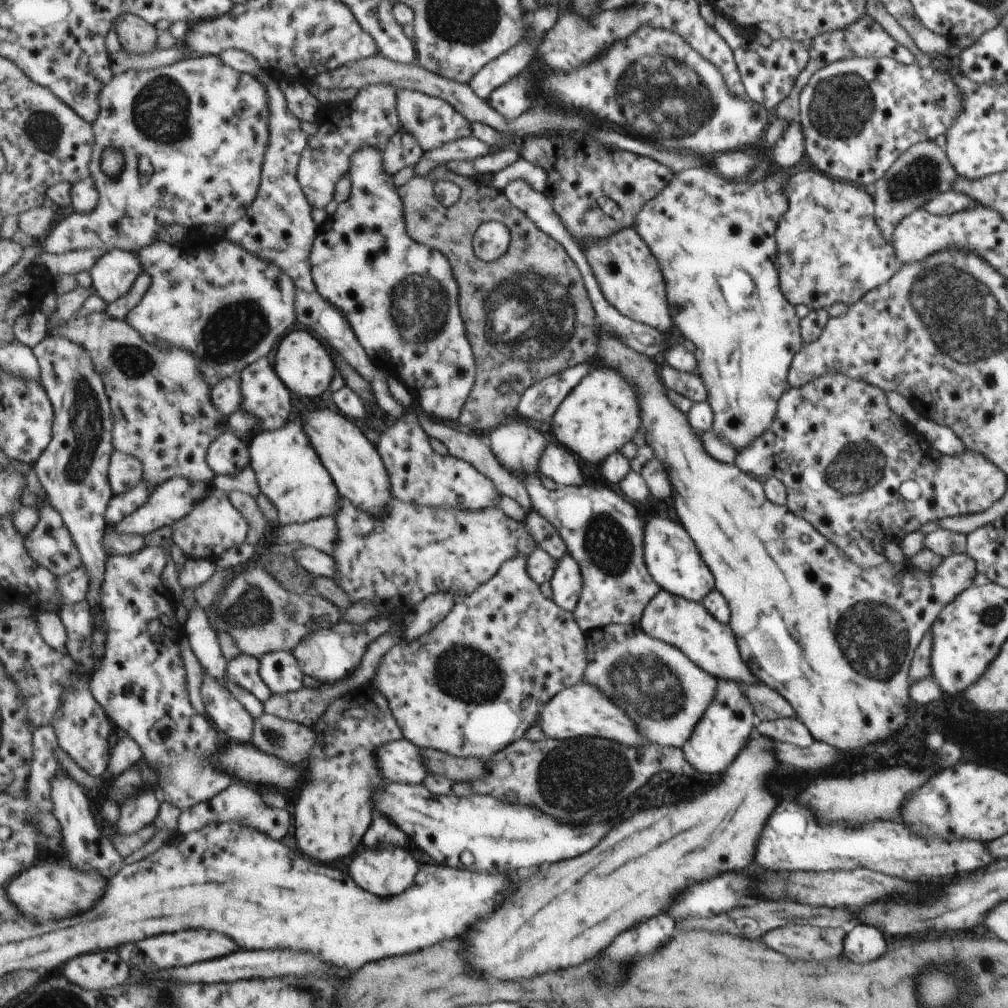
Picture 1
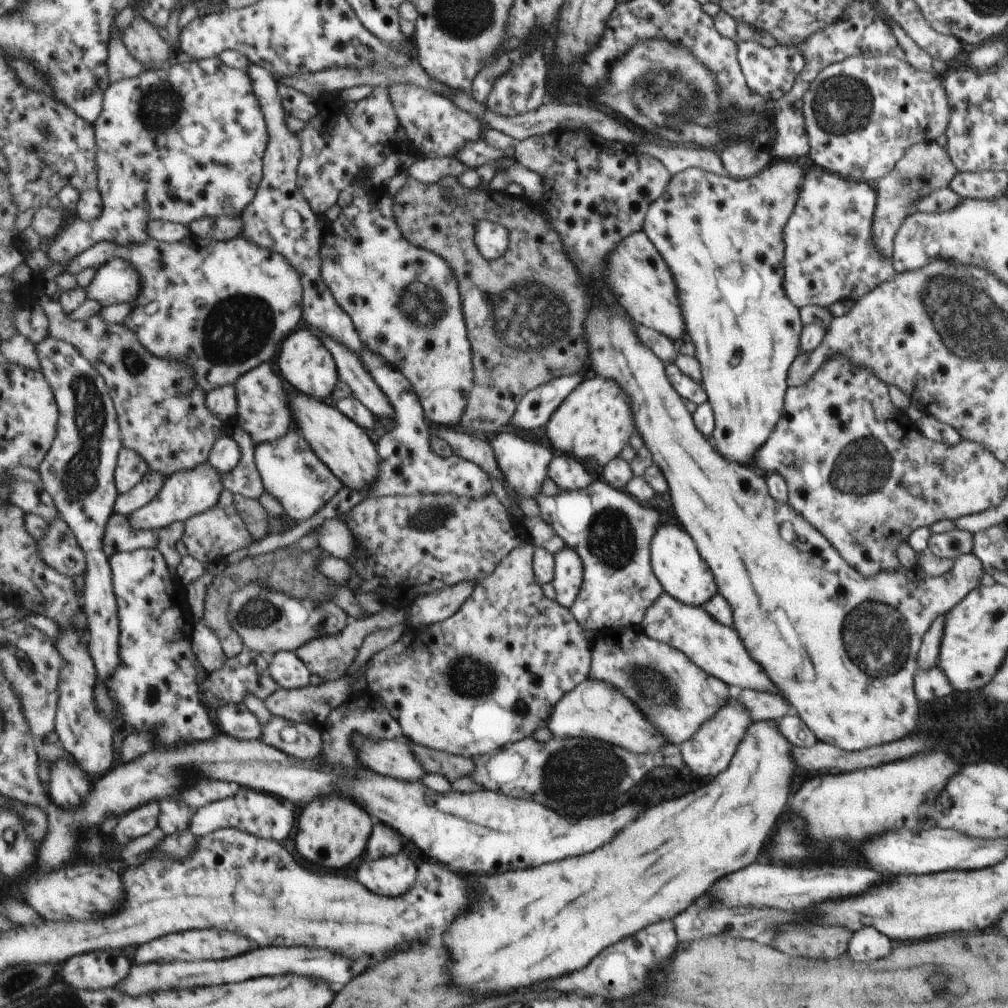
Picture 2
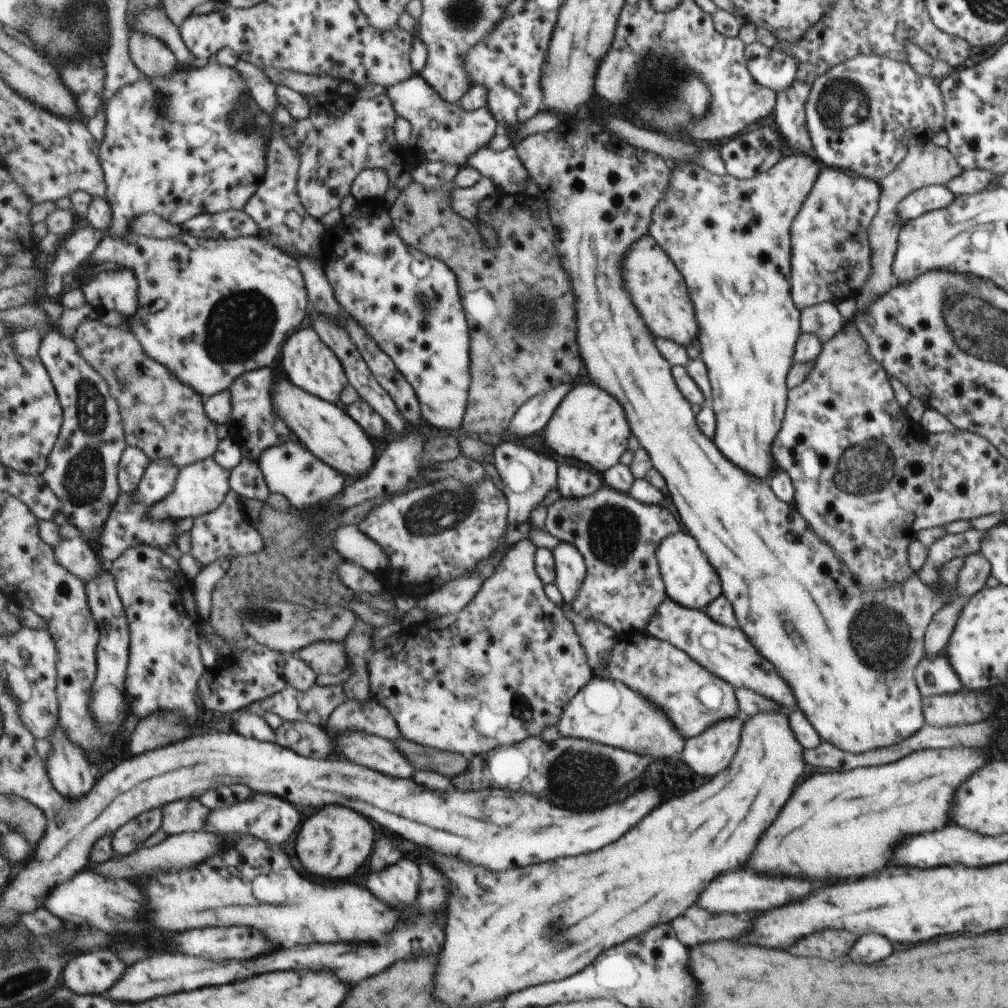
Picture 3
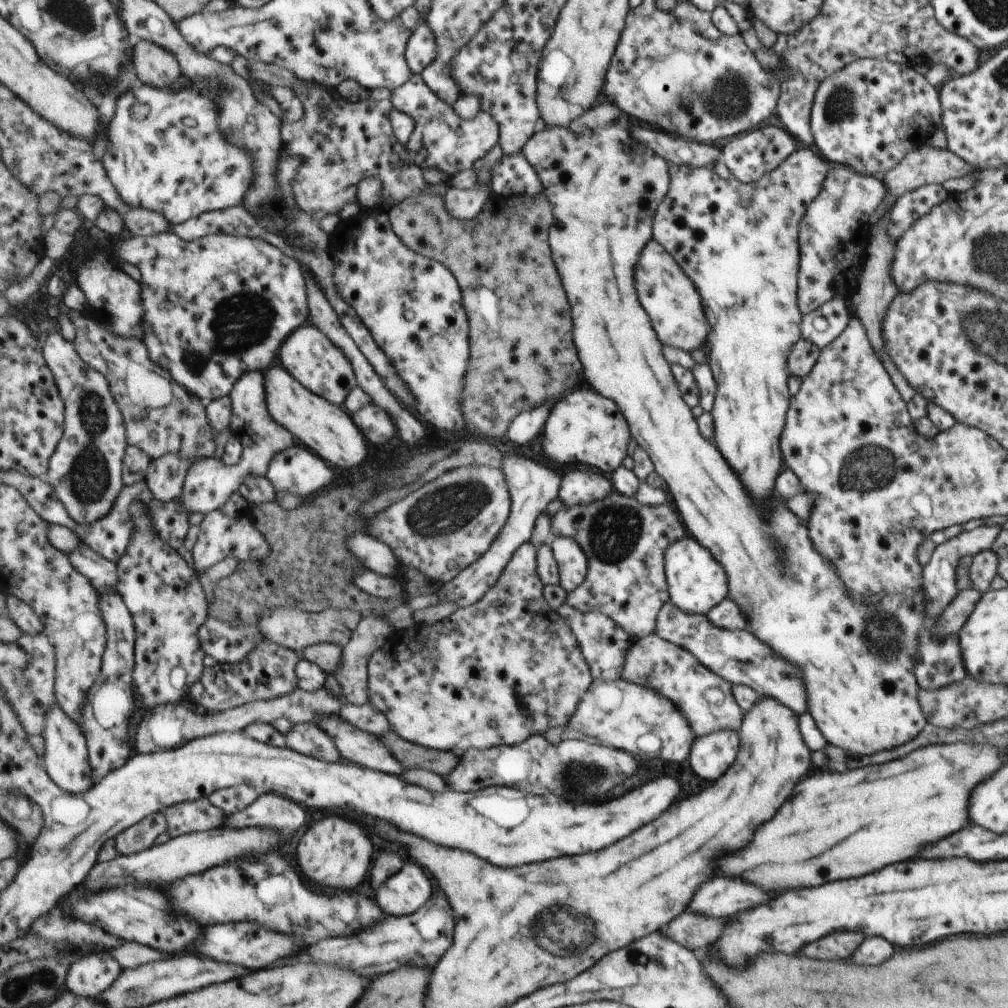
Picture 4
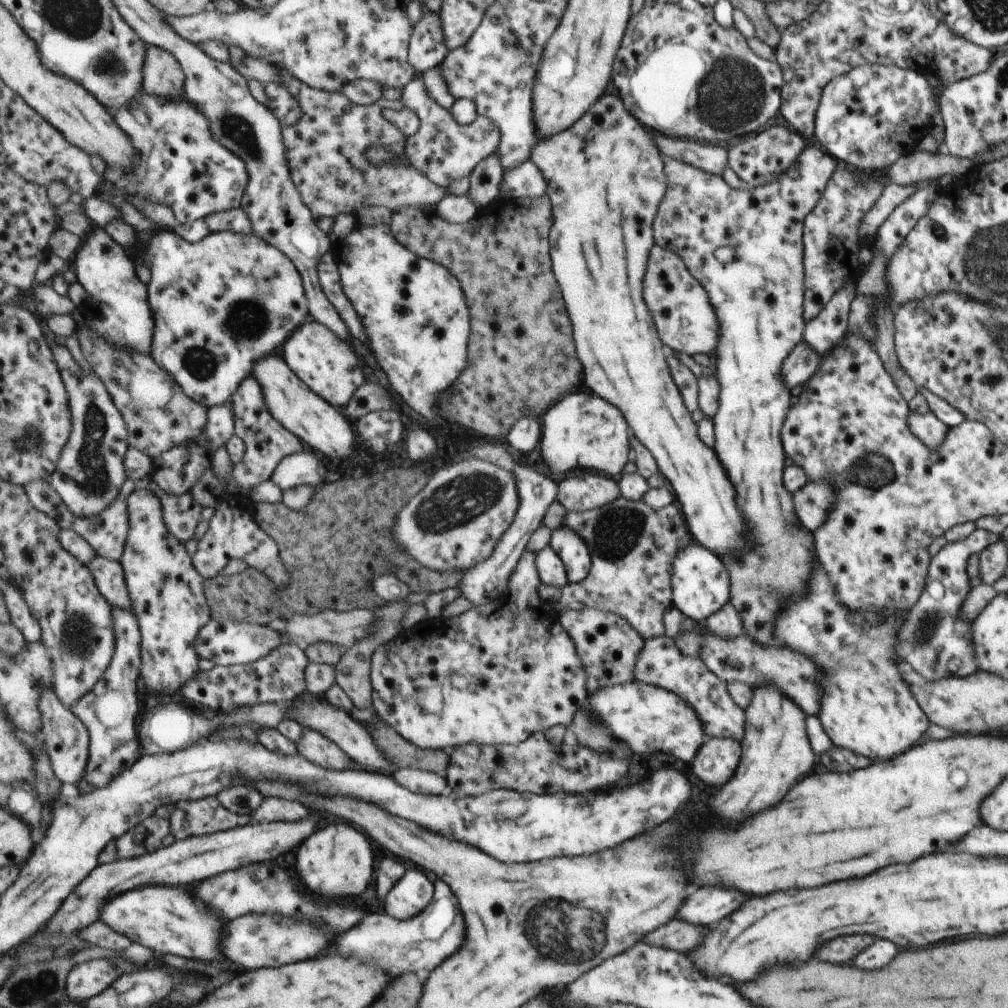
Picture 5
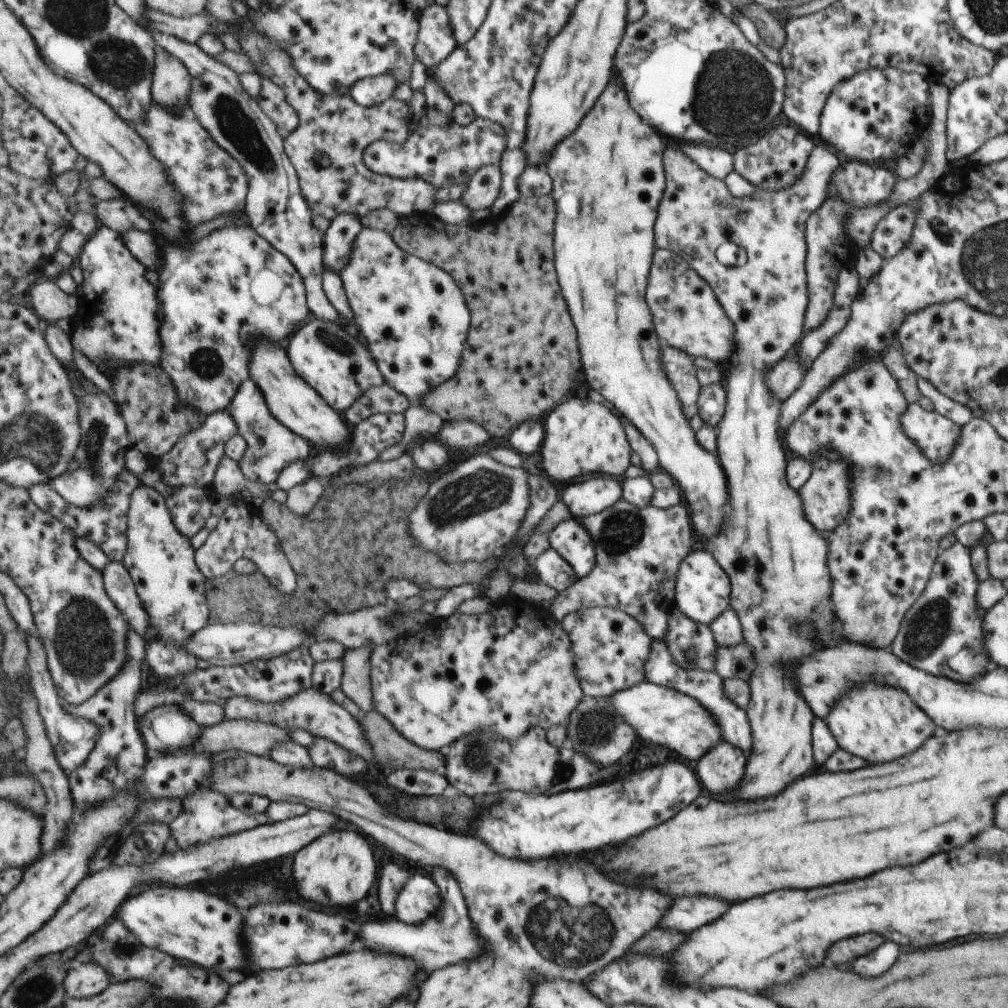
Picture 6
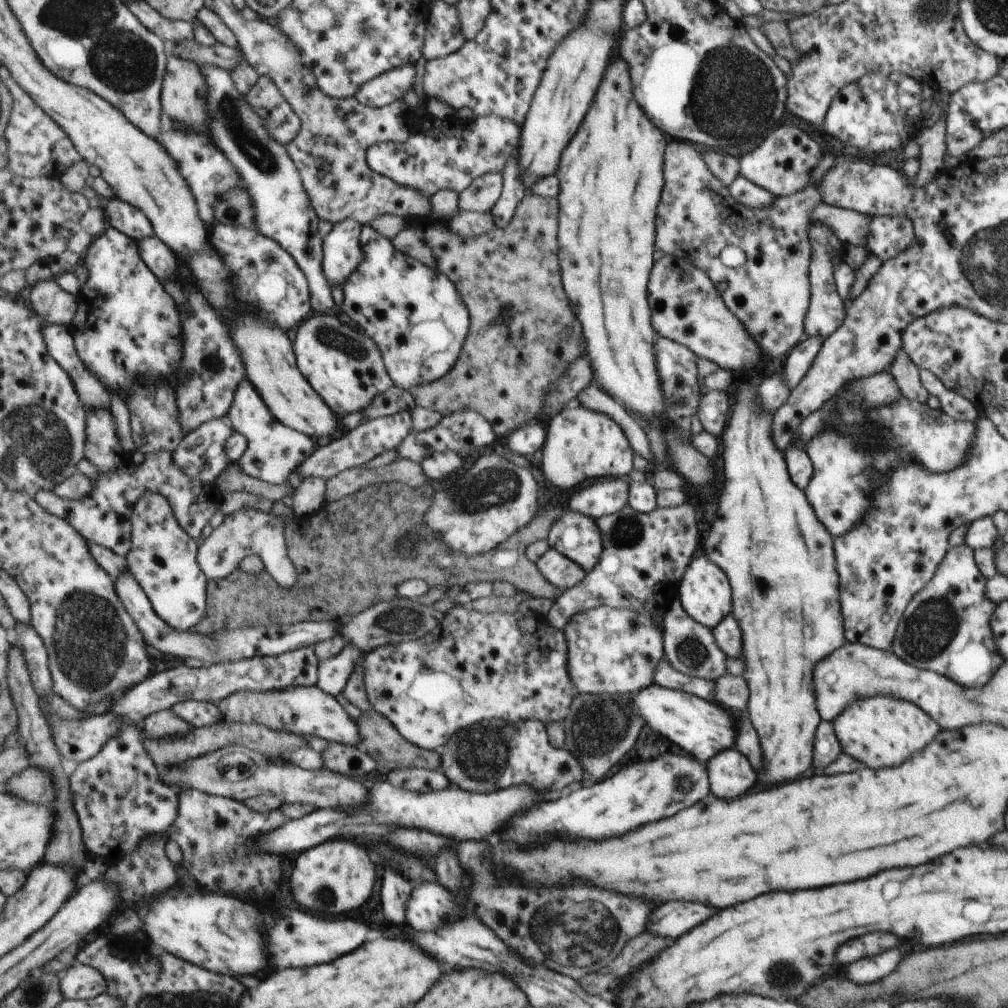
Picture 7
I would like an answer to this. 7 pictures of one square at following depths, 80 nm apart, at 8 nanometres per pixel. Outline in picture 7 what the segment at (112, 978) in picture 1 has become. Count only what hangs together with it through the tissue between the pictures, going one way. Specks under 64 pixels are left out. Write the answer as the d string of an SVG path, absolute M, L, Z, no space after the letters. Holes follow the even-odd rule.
M70 961L61 975L61 992L65 999L92 1000L107 993L108 985L103 972L93 966Z

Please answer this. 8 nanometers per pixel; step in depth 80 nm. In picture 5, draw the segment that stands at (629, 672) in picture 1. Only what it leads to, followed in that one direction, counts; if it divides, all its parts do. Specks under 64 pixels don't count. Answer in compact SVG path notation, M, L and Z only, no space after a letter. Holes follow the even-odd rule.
M671 637L644 640L643 650L634 666L635 681L673 691L696 712L707 736L731 739L740 744L744 740L745 710L736 704L726 689L726 682L709 670L702 659L680 653Z

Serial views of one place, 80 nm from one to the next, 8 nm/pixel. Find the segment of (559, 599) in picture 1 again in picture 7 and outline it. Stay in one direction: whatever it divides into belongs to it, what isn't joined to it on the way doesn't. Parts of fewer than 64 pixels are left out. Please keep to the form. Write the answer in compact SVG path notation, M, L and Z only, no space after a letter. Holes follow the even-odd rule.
M568 508L553 524L547 540L553 549L577 562L587 573L593 572L599 563L601 534L591 516Z

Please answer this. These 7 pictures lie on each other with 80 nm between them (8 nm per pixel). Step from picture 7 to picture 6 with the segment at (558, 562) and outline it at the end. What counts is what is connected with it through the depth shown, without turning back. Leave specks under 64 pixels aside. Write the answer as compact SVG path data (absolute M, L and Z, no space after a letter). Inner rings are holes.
M553 548L547 549L539 556L534 568L540 583L544 583L561 593L579 580L574 566L571 566L559 554L559 551Z

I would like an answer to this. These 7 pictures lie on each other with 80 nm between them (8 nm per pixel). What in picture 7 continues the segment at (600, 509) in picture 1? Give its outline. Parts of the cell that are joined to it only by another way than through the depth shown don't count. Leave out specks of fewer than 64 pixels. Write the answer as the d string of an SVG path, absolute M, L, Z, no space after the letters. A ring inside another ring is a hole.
M689 504L672 508L655 508L639 513L628 505L608 516L595 519L601 534L599 563L583 582L567 589L551 608L548 620L565 630L575 614L606 605L617 609L645 610L663 632L663 618L671 602L678 598L678 585L697 548L697 518Z

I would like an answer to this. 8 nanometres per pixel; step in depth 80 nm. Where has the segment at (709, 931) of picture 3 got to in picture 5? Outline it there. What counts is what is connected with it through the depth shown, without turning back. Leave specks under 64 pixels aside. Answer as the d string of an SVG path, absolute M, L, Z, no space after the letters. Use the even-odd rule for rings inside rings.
M669 920L667 924L655 928L651 934L643 936L643 942L649 946L659 946L659 948L669 948L675 952L689 952L693 946L699 944L703 936L703 928L693 928L685 922L679 920Z

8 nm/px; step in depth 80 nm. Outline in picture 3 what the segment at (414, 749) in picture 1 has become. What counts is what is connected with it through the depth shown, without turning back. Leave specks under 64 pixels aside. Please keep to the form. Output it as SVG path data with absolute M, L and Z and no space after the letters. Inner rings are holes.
M365 731L343 733L336 738L336 752L352 762L378 770L384 775L411 779L417 770L413 763L389 740Z

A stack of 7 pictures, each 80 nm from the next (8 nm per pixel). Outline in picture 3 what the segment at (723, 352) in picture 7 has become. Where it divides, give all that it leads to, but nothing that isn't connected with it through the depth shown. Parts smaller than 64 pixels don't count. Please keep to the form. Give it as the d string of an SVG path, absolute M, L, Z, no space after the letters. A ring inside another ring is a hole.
M648 234L638 239L623 260L623 284L635 298L634 307L653 336L685 348L699 334L694 306L684 278L674 263Z

